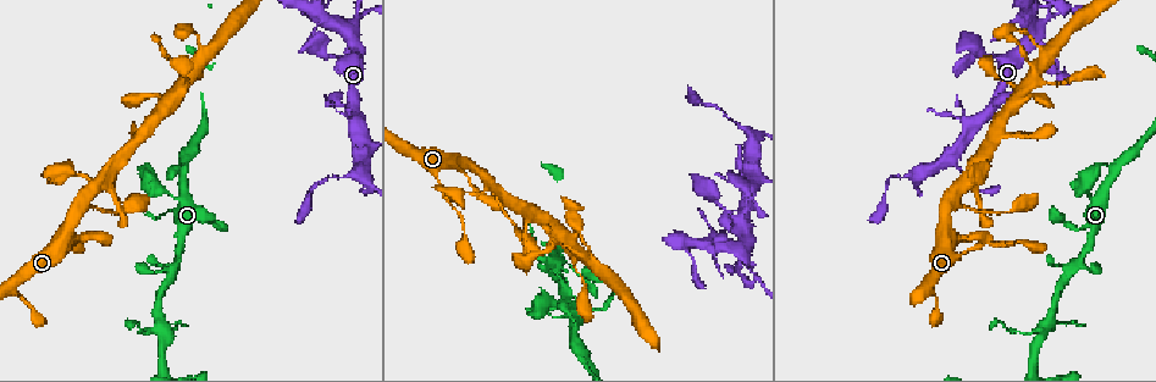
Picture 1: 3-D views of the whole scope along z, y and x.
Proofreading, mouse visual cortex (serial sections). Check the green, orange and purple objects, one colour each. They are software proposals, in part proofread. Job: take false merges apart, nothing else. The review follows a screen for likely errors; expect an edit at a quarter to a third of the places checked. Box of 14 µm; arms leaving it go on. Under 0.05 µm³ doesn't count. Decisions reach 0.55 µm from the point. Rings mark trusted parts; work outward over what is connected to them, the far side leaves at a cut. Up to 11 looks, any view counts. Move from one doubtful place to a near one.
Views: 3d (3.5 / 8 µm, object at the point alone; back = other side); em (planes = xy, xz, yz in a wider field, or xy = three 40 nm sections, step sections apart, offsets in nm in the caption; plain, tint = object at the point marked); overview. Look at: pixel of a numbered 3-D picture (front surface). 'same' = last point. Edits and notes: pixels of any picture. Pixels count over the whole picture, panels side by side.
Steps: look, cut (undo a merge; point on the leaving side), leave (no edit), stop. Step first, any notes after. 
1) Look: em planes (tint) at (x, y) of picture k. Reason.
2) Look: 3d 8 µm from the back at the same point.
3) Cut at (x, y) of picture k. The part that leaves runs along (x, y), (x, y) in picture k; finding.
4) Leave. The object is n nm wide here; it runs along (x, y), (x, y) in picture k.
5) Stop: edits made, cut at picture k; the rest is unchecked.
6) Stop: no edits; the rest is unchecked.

Look: 3d 3.5 µm at (952, 202) of picture 1. Three-way junction.

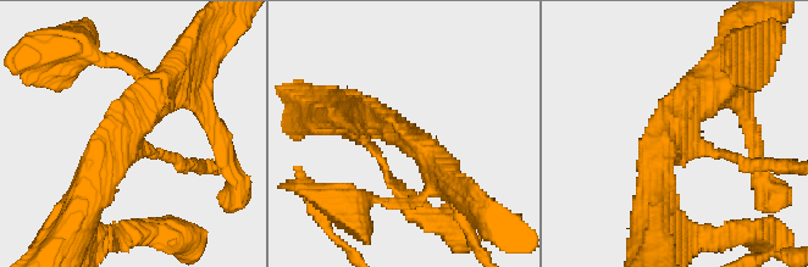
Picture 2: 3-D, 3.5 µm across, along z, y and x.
Look: em xy step 3 (tint) at (127, 133) of picture 2. 3 arms meet here; the arms are 150, 400, 450 nm wide; shape alone is not enough.

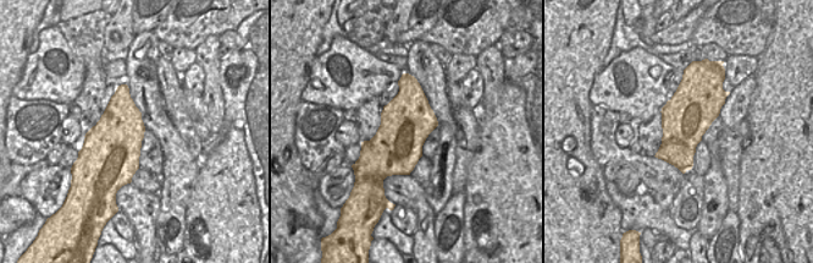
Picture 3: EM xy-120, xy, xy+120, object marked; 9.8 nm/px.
Leave. The object is 500 nm wide here; it runs along (84, 201), (95, 163), (171, 81) in picture 2; one cell here.

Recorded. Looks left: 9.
Look: 3d 3.5 µm at (27, 302) of picture 1. Narrows sharply.

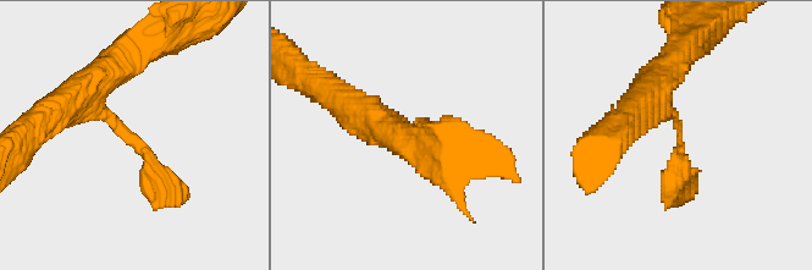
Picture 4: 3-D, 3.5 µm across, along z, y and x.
Look: em xy step 5 (tint) at (130, 136) of picture 4.

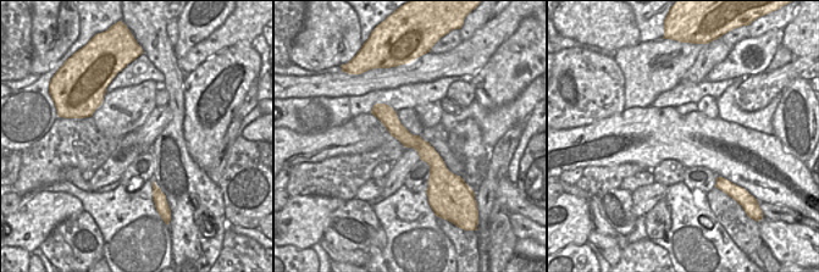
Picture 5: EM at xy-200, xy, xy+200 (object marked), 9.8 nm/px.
Leave. It runs along (376, 107), (436, 162), (437, 182) in picture 5; all the same cell.

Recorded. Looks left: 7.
Look: em xy step 3 (tint) at (1033, 68) of picture 1. Three arms meet.

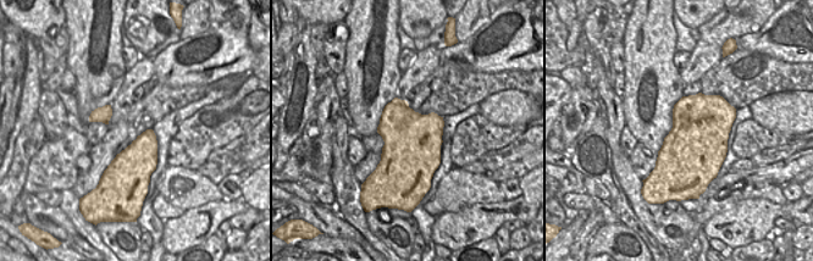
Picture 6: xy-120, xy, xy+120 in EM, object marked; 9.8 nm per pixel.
Look: 3d 3.5 µm at the same point. See where the arms go.

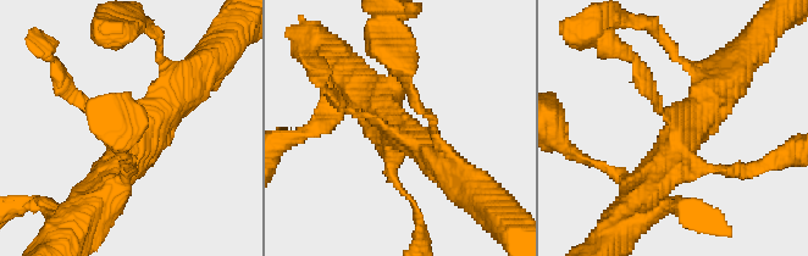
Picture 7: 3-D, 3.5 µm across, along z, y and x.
Leave. It runs along (110, 187), (117, 123), (61, 78) in picture 7; one cell here.

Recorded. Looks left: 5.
Look: 3d 3.5 µm from the back at (1047, 21) of picture 1. Three arms meet.

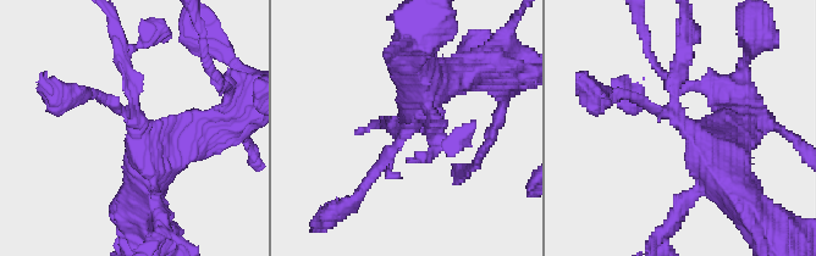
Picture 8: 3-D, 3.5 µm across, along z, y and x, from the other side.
Look: em xy step 2 (tint) at (135, 119) of picture 8.

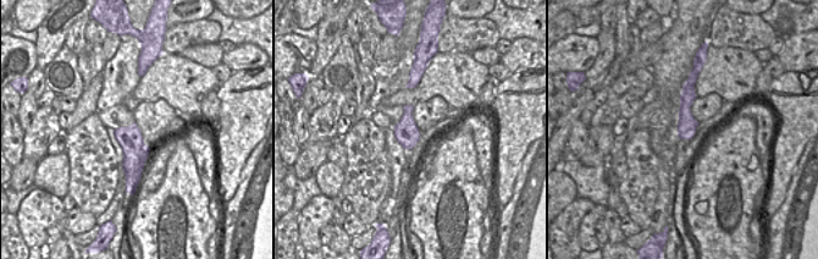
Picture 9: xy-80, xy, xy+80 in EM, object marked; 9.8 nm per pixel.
Look: em planes (tint) at the same point. Another direction.

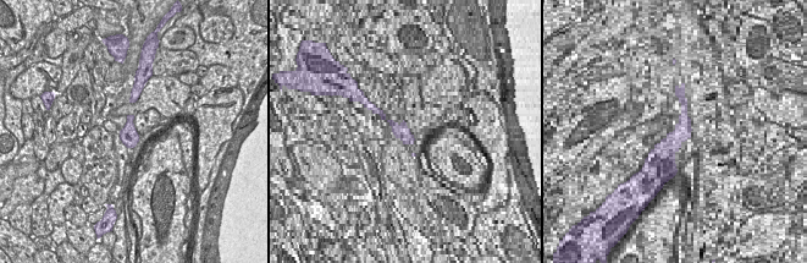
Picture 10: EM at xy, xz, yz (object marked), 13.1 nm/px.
Leave. The arms are 150, 150, 500 nm wide; it runs along (727, 177), (671, 113), (617, 94) in picture 8; one cell here.

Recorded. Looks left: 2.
Stop: no edits; the rest is unchecked.

